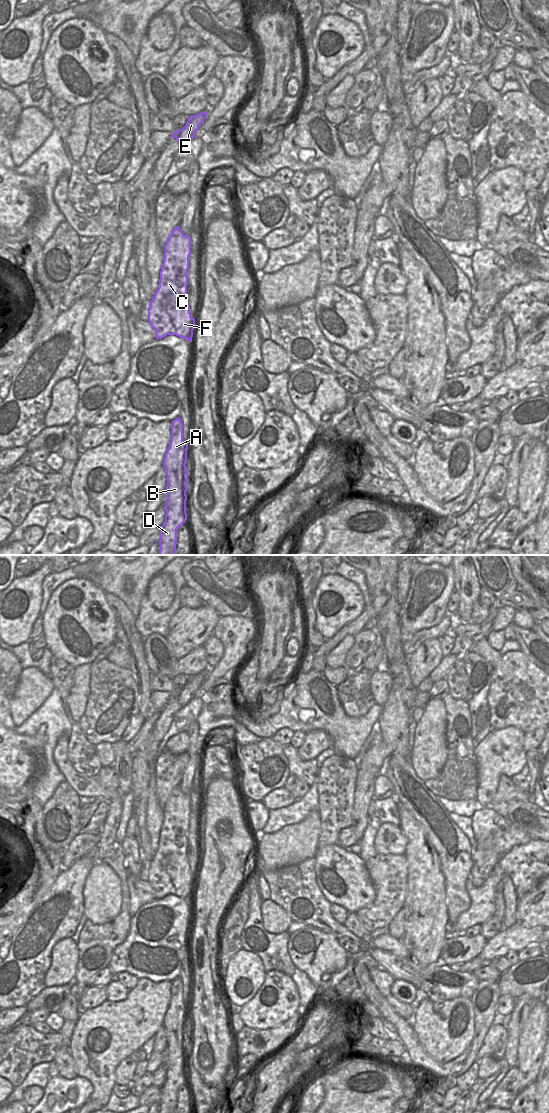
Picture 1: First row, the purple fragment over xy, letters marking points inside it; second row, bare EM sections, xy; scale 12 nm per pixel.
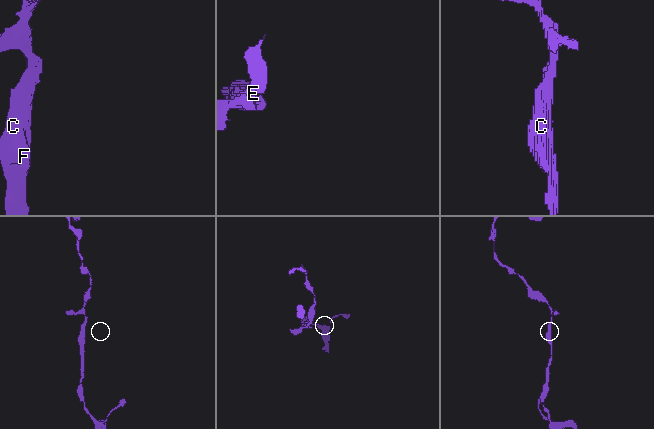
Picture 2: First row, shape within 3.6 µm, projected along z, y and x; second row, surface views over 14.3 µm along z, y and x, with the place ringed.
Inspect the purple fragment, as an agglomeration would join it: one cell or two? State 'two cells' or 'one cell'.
one cell

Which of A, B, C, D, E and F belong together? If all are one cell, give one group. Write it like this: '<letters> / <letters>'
A B C D E F

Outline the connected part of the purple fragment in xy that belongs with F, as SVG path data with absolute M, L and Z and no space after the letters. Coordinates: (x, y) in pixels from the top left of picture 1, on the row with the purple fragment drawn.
M179 226L175 227L164 246L164 261L160 271L159 287L154 293L148 309L148 321L156 331L156 339L176 335L192 342L195 318L191 317L187 301L190 254L191 237L184 235Z

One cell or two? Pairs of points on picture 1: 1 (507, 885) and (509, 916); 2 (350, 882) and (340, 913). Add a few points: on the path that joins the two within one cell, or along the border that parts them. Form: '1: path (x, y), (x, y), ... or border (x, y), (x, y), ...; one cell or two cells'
1: path (509, 893), (510, 908); one cell
2: border (331, 902), (343, 906), (349, 912); two cells

